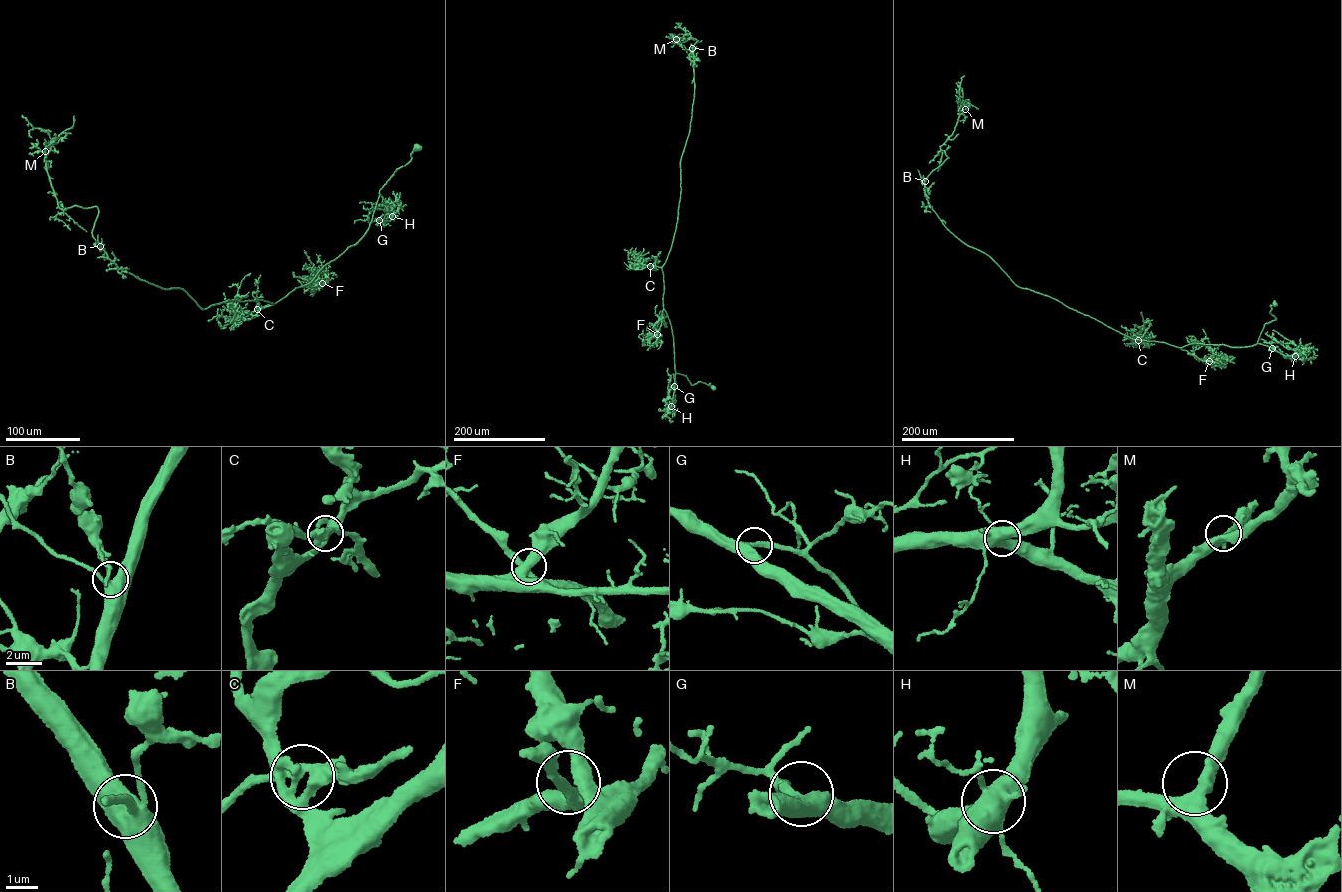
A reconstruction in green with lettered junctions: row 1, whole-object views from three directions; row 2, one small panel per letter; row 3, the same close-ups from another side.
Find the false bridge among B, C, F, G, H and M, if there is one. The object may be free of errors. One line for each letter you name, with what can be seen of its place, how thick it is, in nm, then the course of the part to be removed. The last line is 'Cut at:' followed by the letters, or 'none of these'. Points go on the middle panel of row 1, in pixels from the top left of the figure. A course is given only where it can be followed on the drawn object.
C: place (650, 266); calibre 360 nm; course (650, 266), (634, 269), (624, 262)
Cut at: C

